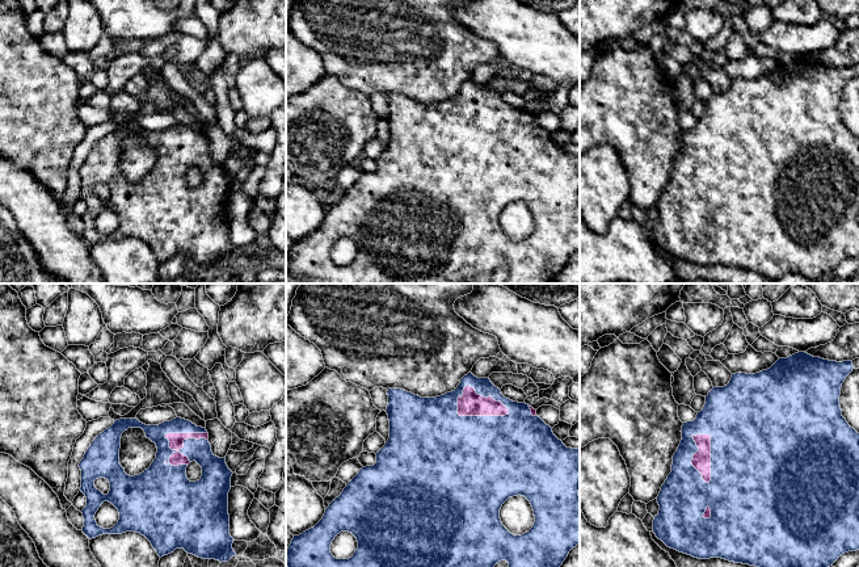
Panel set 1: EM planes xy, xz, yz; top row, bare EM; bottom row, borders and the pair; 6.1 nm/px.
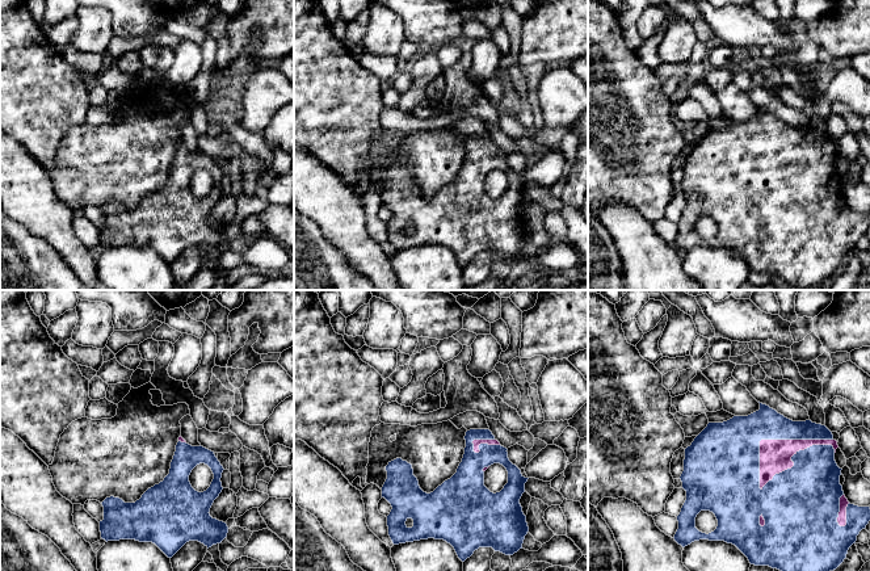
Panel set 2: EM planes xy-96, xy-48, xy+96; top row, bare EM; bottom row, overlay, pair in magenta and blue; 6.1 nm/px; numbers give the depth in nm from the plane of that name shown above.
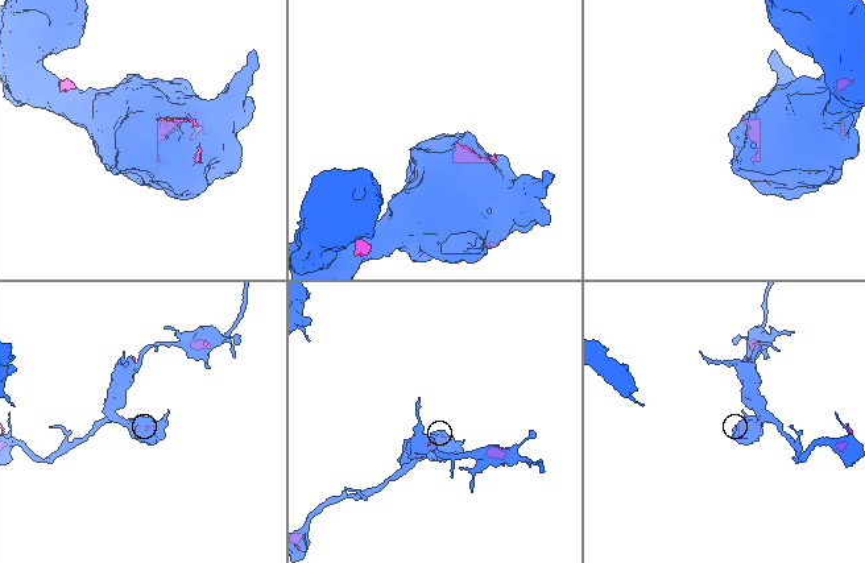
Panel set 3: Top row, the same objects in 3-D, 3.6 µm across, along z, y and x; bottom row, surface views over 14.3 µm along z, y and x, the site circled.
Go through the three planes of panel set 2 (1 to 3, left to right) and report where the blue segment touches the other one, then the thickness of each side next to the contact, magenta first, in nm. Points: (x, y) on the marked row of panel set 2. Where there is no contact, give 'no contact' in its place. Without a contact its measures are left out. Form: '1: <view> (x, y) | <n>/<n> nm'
1: xy-96 (183, 441) | 30/160 nm
2: xy-48 (479, 444) | 50/190 nm
3: xy+96 (791, 456) | 190/380 nm

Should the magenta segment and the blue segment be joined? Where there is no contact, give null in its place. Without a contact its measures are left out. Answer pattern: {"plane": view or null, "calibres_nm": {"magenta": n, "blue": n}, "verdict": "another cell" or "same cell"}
{"plane": "xy", "calibres_nm": {"magenta": 100, "blue": 140}, "verdict": "same cell"}

